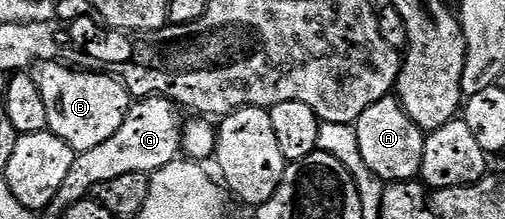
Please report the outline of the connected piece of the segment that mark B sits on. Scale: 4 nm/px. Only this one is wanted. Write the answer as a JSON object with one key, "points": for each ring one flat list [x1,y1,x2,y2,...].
{"points":[[58,60,44,61,34,66,33,76,37,91,41,91,41,99,45,99,48,130,65,139,65,143,69,143,76,153,84,153,97,147,97,143,109,139,109,135,121,127,125,115,131,109,133,98,119,78,108,77,102,71,84,71,71,67]]}

